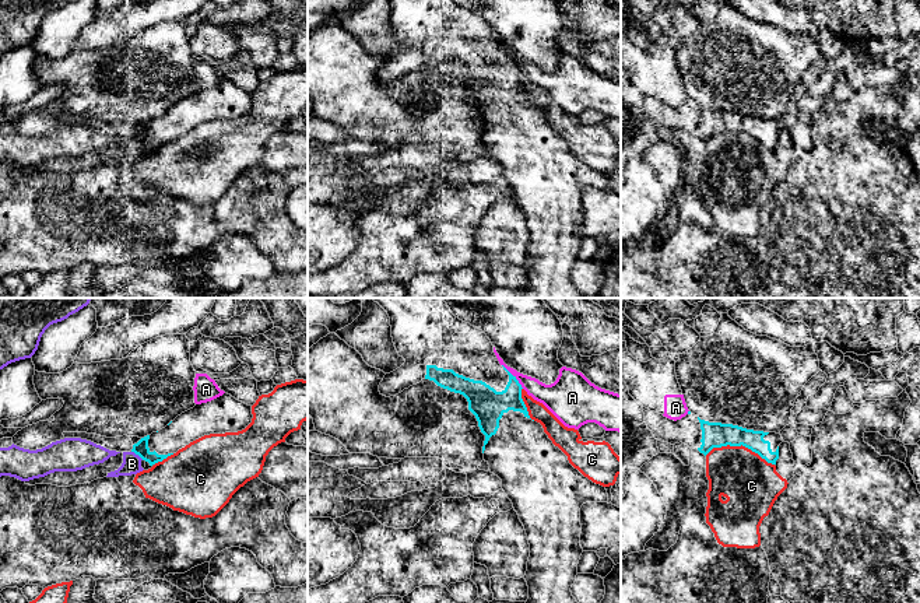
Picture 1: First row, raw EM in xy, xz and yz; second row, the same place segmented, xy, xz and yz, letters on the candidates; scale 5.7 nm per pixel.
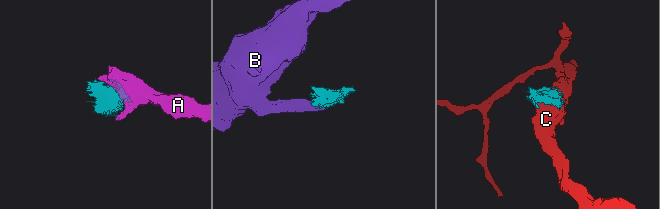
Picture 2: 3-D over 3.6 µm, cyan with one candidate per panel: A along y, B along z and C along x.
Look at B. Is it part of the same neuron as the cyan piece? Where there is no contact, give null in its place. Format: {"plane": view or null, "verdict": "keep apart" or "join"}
{"plane": "xy", "verdict": "keep apart"}

